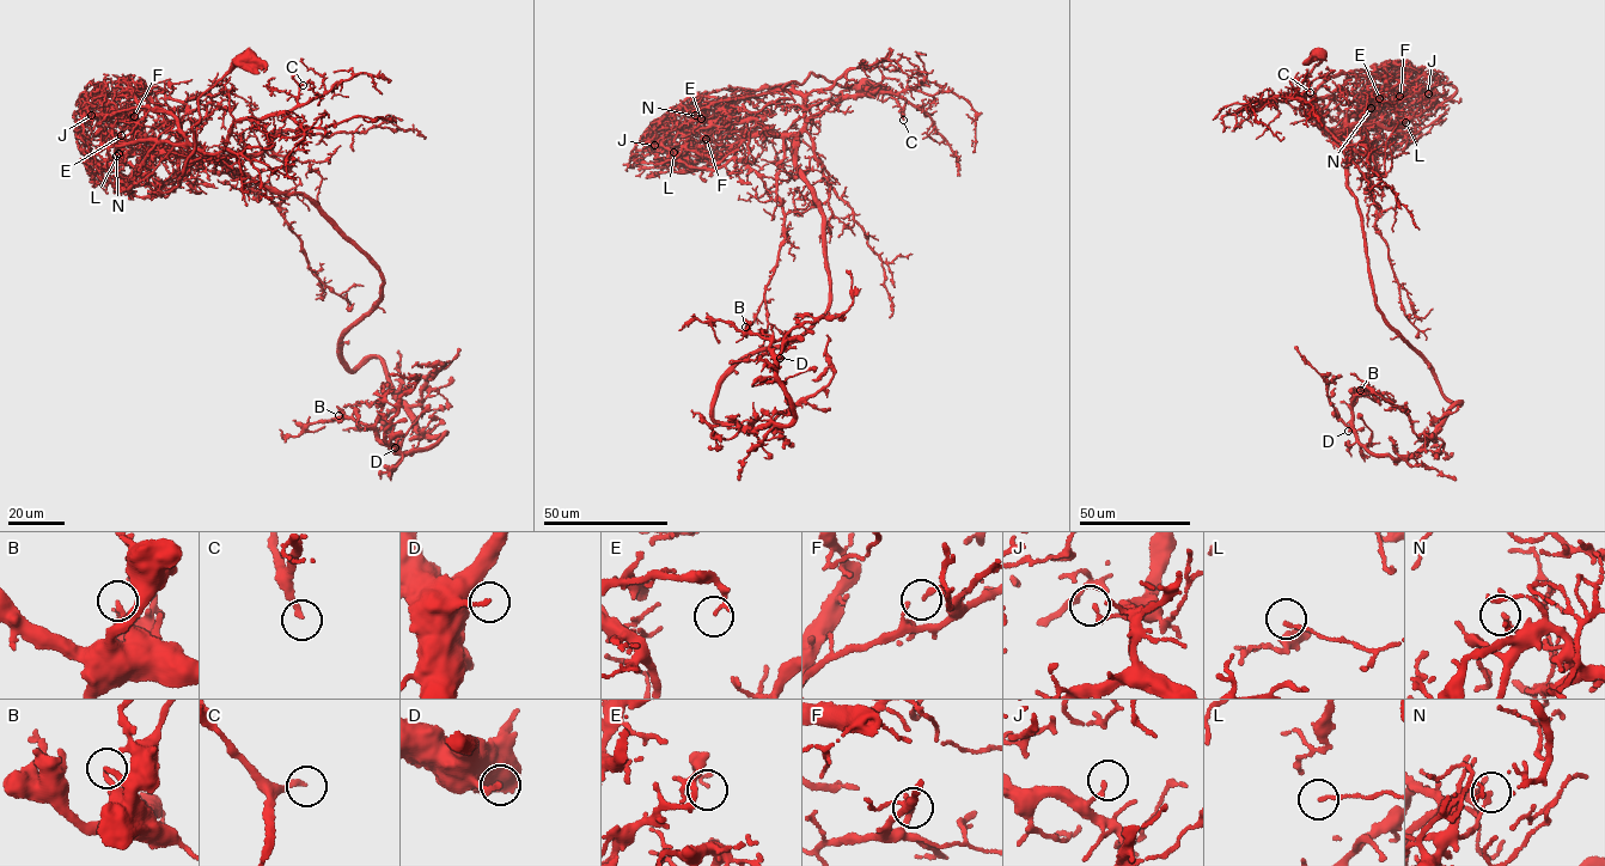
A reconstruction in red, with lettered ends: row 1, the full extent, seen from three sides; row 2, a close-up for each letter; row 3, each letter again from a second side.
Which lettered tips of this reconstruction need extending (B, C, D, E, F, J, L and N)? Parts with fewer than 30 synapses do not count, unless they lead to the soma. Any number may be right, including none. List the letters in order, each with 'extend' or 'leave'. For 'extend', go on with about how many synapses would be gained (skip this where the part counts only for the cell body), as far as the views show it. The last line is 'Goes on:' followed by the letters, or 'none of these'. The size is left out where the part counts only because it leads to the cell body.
B: leave
C: extend; about 40 synapses
D: leave
E: leave
F: leave
J: leave
L: leave
N: leave
Goes on: C

